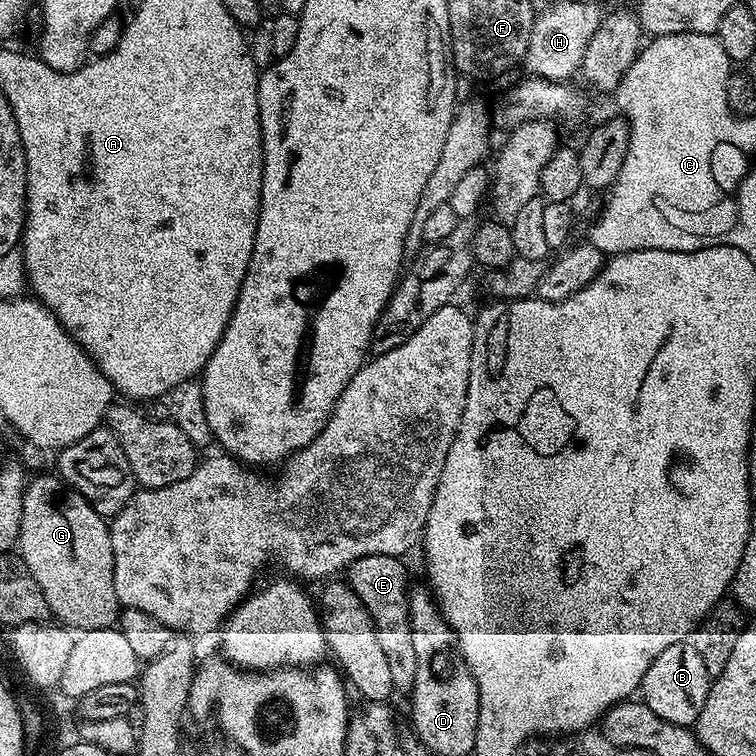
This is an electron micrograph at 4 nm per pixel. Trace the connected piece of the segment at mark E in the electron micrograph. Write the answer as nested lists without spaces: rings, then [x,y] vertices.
[[[370,554],[366,558],[358,558],[346,570],[346,583],[352,587],[354,594],[358,594],[358,598],[362,598],[362,606],[366,606],[366,614],[370,614],[374,622],[382,655],[390,669],[393,689],[397,693],[408,694],[412,691],[418,661],[414,654],[414,637],[410,634],[408,617],[410,583],[408,584],[408,572],[404,569],[404,562],[401,557],[386,554]]]

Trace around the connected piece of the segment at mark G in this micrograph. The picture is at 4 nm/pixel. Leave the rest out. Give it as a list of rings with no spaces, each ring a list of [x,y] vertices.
[[[33,475],[24,490],[18,555],[34,582],[38,582],[48,603],[49,613],[61,625],[80,632],[111,628],[117,623],[122,605],[114,590],[114,550],[109,521],[94,510],[85,496],[68,487],[59,475],[51,475]]]

